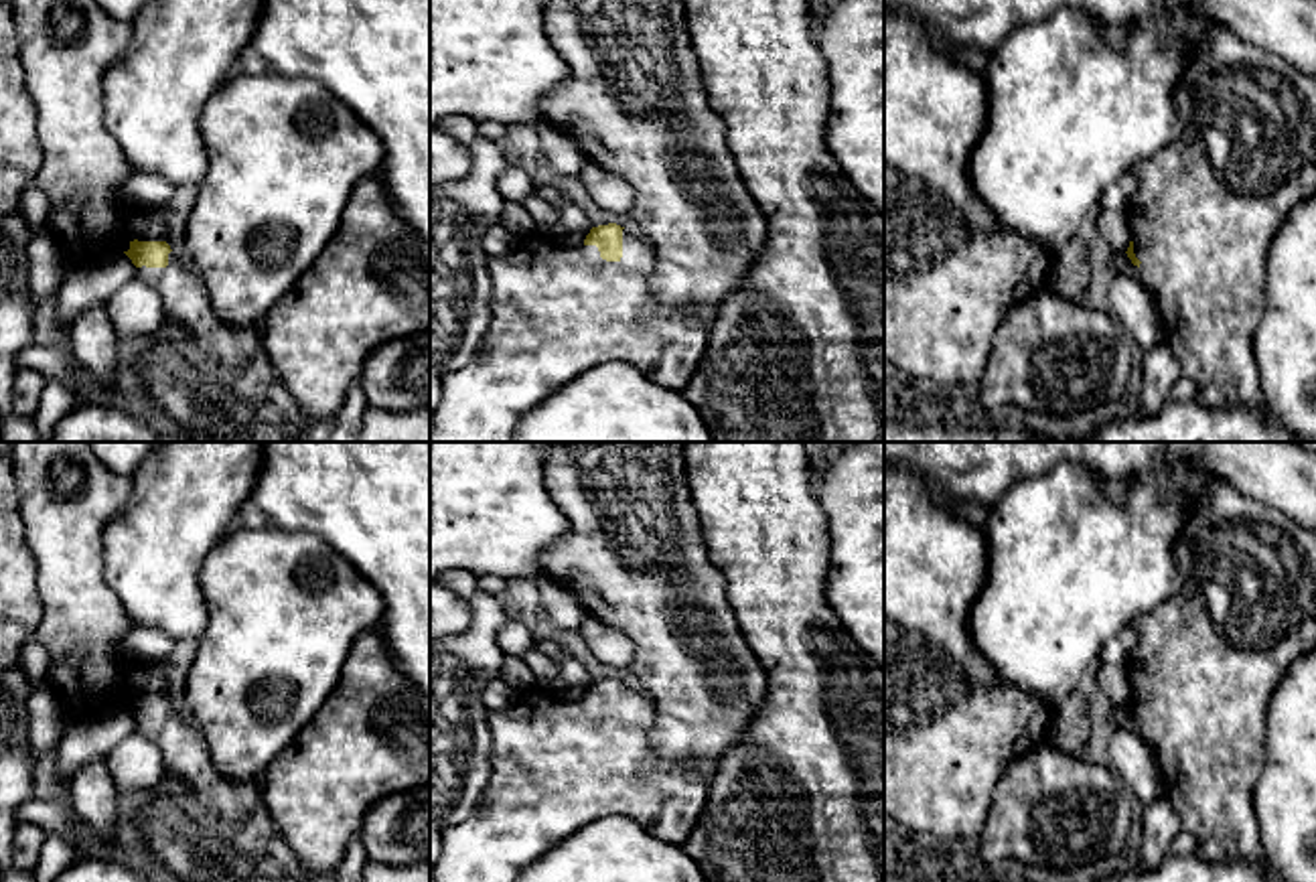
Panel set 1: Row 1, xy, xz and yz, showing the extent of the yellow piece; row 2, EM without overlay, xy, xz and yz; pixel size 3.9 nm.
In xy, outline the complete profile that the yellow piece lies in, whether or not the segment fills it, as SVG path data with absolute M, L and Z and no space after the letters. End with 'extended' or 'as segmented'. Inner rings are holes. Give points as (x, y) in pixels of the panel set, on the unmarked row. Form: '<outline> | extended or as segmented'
M14 442L12 462L43 608L34 635L49 651L53 691L75 720L124 706L136 720L136 732L162 752L166 773L199 795L213 821L243 823L262 801L260 781L235 781L219 773L201 732L168 700L164 661L142 659L124 647L134 622L103 582L103 531L128 501L132 479L103 466L87 442Z | extended

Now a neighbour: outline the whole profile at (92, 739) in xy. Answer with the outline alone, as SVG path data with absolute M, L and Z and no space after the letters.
M124 706L105 708L93 716L77 720L65 730L57 748L57 773L61 785L67 787L75 773L91 762L105 762L107 754L134 730L136 720Z

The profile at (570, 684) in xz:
M568 651L560 653L558 665L558 675L547 681L537 679L535 687L550 693L558 702L576 702L584 697L592 683L588 671Z

